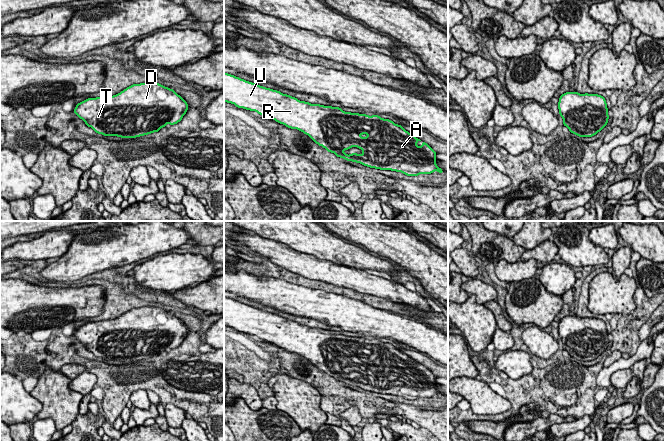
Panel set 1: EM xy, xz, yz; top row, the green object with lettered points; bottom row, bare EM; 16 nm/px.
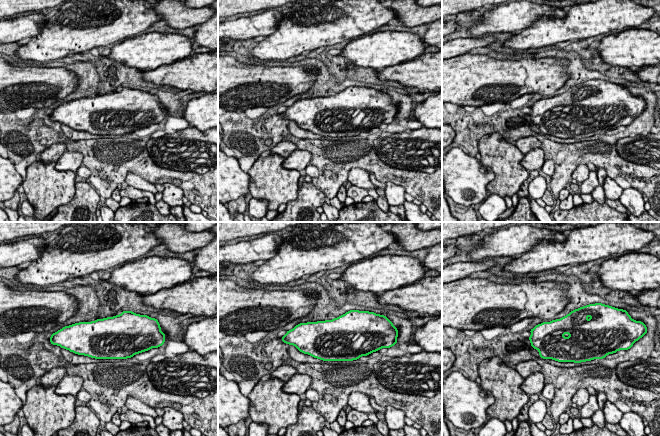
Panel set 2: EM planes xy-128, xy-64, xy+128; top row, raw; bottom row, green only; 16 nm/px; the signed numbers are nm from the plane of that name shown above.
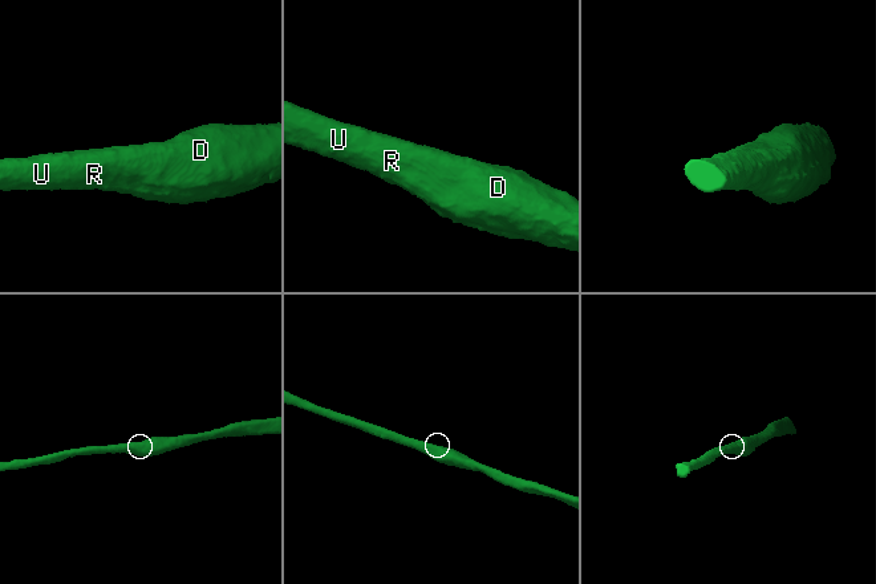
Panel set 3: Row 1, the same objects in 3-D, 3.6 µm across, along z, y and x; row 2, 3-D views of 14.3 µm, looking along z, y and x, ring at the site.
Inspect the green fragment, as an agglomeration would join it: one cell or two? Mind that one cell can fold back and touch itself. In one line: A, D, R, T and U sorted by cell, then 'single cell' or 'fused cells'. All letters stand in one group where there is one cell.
A D R T U; single cell

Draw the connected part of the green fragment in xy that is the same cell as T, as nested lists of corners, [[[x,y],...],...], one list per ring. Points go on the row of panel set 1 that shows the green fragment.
[[[145,82],[133,84],[113,96],[87,98],[76,104],[73,112],[98,134],[136,138],[158,132],[167,124],[177,124],[187,110],[187,102],[174,89]]]

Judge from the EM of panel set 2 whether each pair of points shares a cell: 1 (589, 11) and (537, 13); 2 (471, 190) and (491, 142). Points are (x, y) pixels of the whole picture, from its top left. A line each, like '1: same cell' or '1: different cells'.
1: different cells
2: different cells

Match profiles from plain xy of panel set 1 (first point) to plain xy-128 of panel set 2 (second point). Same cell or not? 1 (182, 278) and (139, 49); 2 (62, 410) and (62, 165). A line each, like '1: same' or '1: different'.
1: same
2: different

